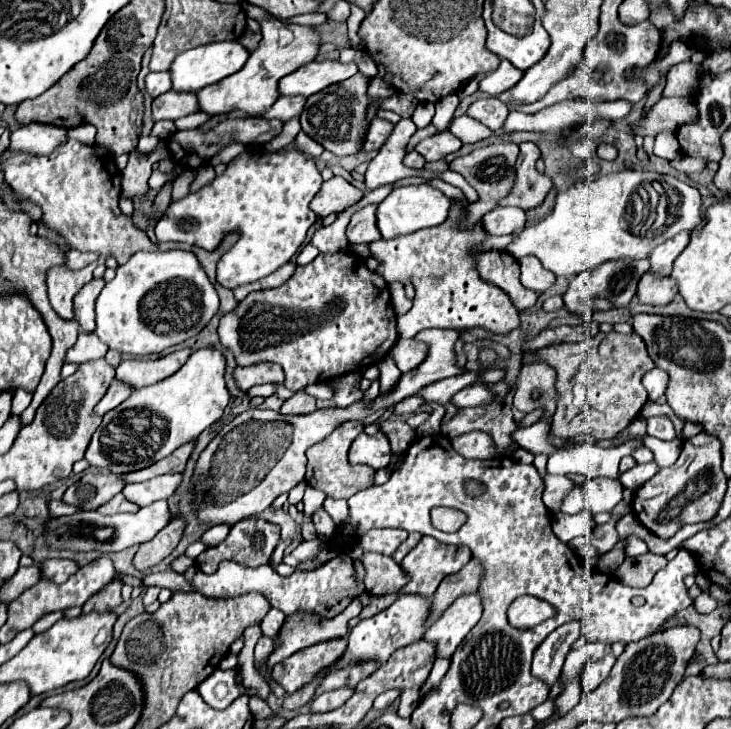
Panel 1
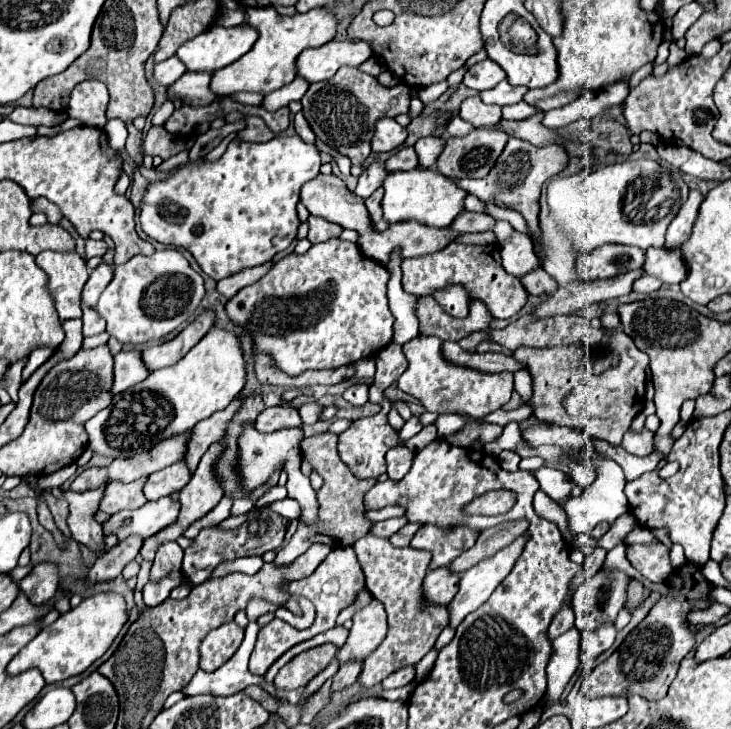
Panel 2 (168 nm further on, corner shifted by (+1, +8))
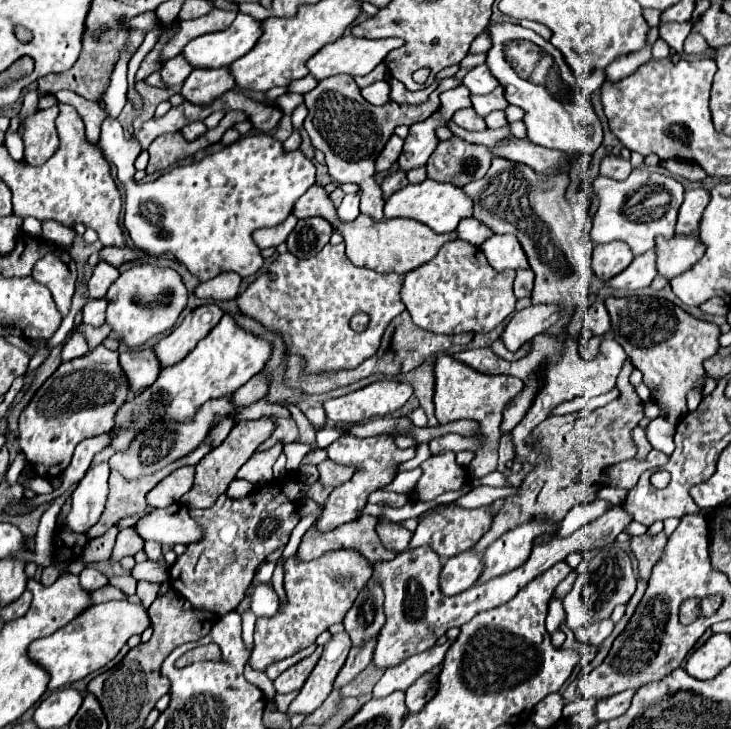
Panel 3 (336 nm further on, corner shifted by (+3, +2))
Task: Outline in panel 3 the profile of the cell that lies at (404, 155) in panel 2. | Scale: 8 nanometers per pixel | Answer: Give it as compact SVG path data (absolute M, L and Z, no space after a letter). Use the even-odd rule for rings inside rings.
M396 169L396 171L392 171L392 173L388 173L386 177L384 177L384 181L382 181L382 191L384 191L384 197L388 197L388 195L392 195L394 191L398 191L398 189L402 189L402 187L406 187L408 185L408 179L406 179L406 173L402 171L402 169Z

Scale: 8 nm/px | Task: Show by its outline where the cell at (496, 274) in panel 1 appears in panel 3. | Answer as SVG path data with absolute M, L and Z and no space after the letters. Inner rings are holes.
M456 239L446 243L424 267L420 265L416 271L404 275L400 297L412 321L422 329L444 335L464 331L488 333L514 311L516 297L512 293L512 281L514 271L496 273L480 247Z

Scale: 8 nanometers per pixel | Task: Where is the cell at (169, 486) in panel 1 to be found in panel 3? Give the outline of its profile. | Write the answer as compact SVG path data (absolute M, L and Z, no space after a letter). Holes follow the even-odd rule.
M192 465L178 467L148 491L146 501L150 507L168 507L172 503L178 503L180 497L192 489L192 483L194 483L194 467Z

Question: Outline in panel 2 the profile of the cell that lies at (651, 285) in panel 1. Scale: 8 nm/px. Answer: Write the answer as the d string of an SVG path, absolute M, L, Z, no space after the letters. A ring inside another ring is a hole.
M656 249L646 251L644 273L662 279L664 283L680 283L686 277L686 263L680 249Z

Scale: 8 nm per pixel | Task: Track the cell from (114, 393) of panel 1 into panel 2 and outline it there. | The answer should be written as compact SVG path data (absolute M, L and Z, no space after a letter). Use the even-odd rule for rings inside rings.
M128 349L128 351L120 351L118 355L114 355L114 387L112 387L112 395L122 393L134 385L138 385L140 381L144 381L150 371L142 361L142 351L140 349Z

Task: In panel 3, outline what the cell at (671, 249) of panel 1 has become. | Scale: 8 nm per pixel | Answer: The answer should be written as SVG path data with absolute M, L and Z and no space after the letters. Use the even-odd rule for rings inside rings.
M698 187L684 193L684 203L678 213L676 221L676 235L694 235L698 231L698 223L702 217L702 211L710 203L710 195L706 189Z

